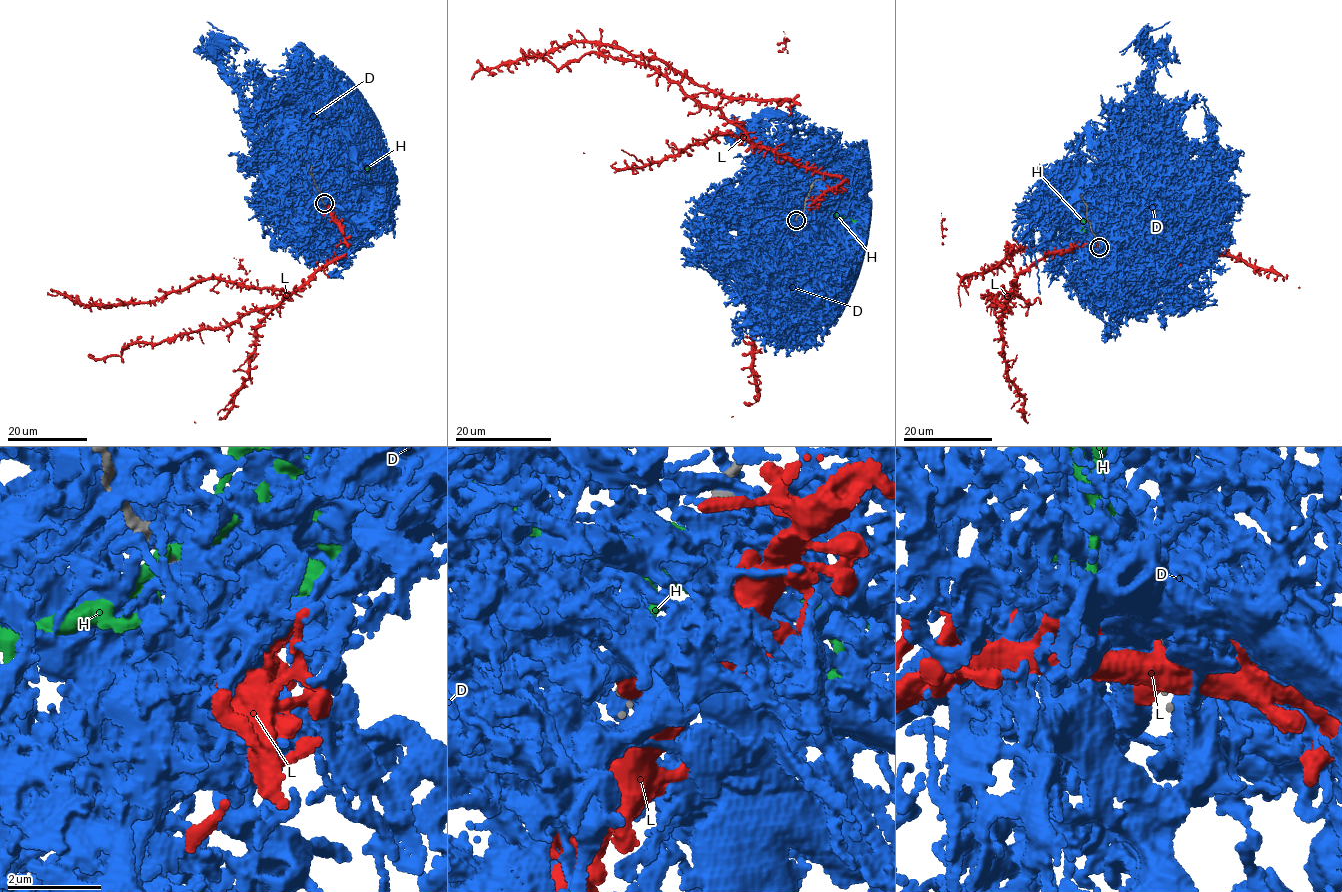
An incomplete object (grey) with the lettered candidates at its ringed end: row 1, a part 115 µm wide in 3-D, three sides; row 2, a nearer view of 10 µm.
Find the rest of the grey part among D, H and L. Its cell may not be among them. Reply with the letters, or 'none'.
none

